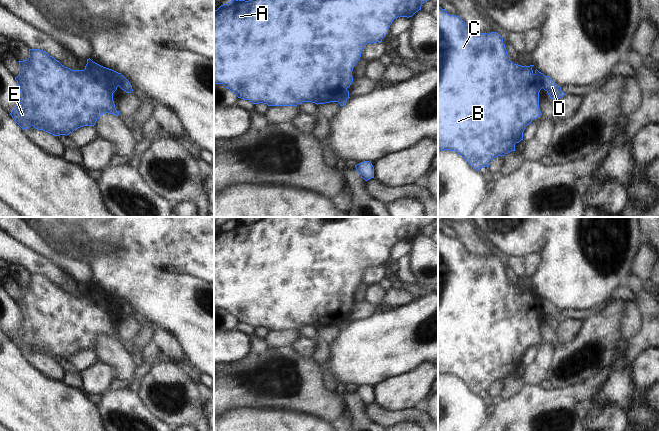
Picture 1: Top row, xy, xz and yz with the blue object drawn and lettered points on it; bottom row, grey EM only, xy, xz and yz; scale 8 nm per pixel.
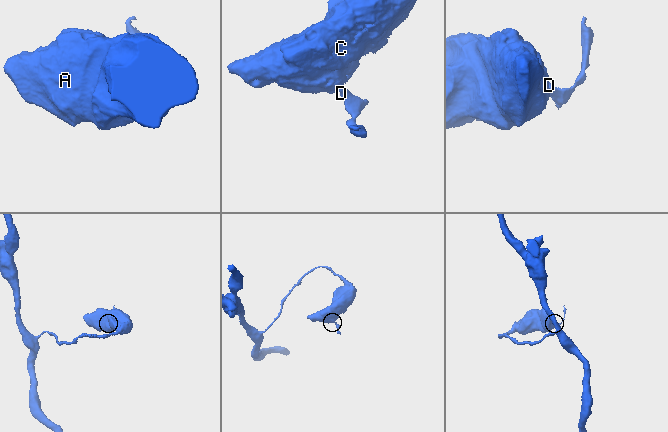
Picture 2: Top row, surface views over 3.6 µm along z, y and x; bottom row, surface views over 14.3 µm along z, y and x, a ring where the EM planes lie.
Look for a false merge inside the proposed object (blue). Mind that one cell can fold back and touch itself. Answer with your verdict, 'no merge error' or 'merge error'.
merge error

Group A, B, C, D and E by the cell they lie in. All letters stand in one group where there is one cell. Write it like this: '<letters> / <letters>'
A B C E / D

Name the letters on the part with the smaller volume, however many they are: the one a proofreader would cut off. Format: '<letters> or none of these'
D

